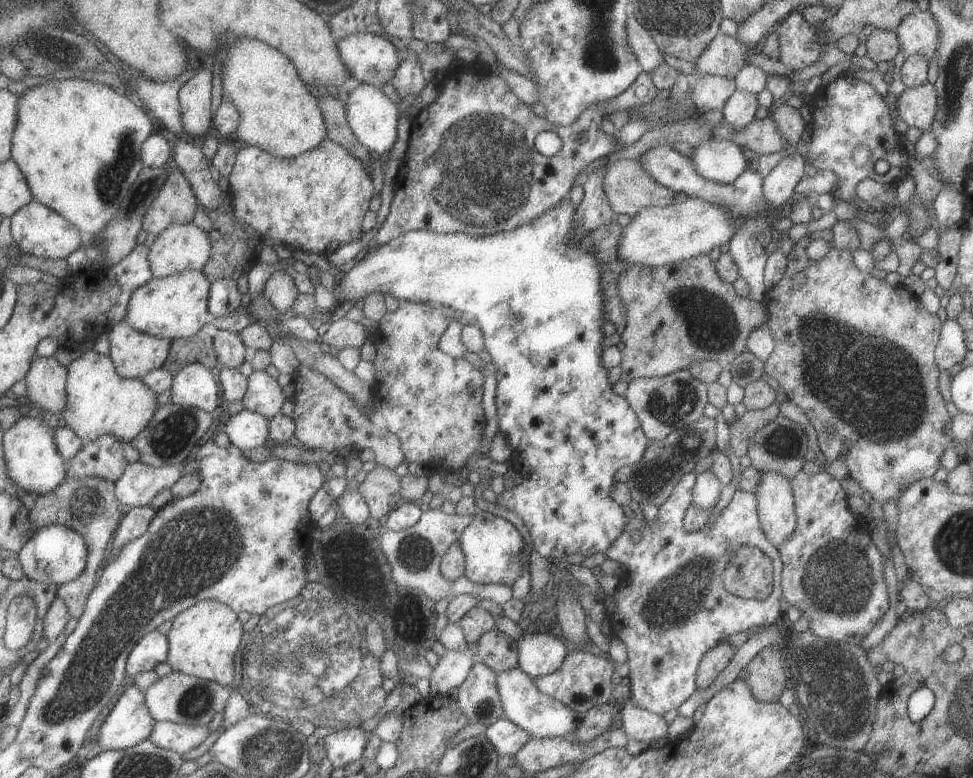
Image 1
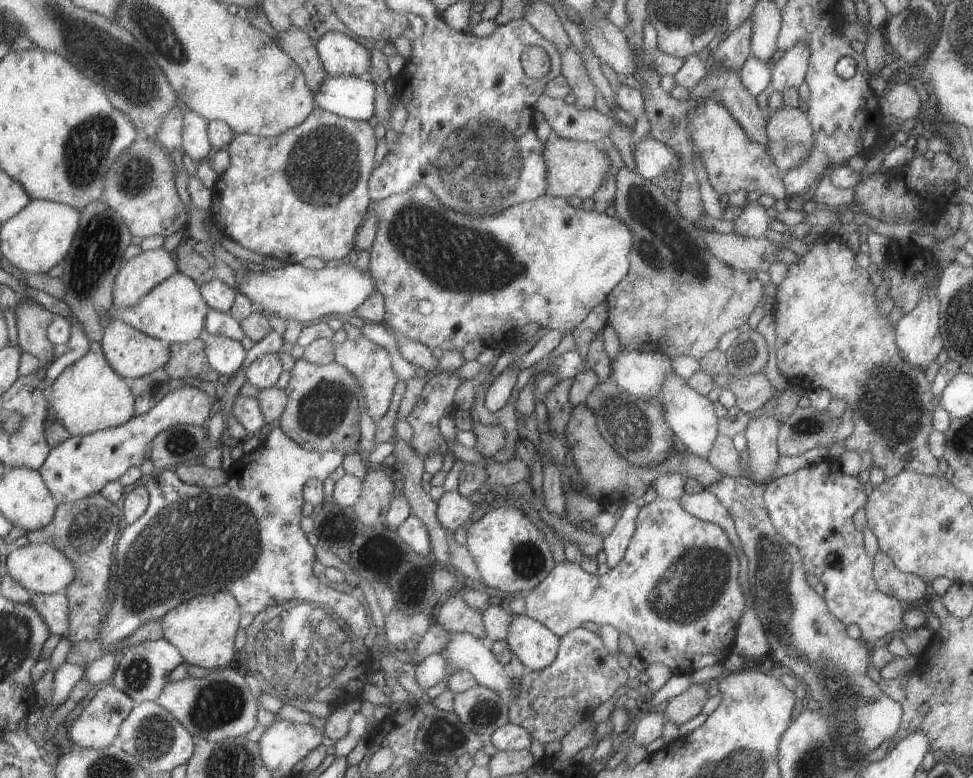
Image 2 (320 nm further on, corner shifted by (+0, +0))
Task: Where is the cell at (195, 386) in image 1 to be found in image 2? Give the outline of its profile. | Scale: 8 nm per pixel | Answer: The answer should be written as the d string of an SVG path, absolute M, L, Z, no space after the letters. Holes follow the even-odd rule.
M184 386L171 391L147 414L135 415L127 424L100 430L88 435L72 435L52 449L45 464L38 470L48 483L58 504L74 503L100 493L110 482L117 481L130 468L142 468L152 451L155 437L175 425L205 426L211 418L213 400L209 394Z

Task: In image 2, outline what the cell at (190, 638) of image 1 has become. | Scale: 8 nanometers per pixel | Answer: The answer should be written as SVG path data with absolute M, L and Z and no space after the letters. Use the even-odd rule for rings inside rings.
M229 591L198 596L180 604L163 618L165 637L184 655L185 662L202 666L209 671L237 665L238 650L235 638L244 610Z

